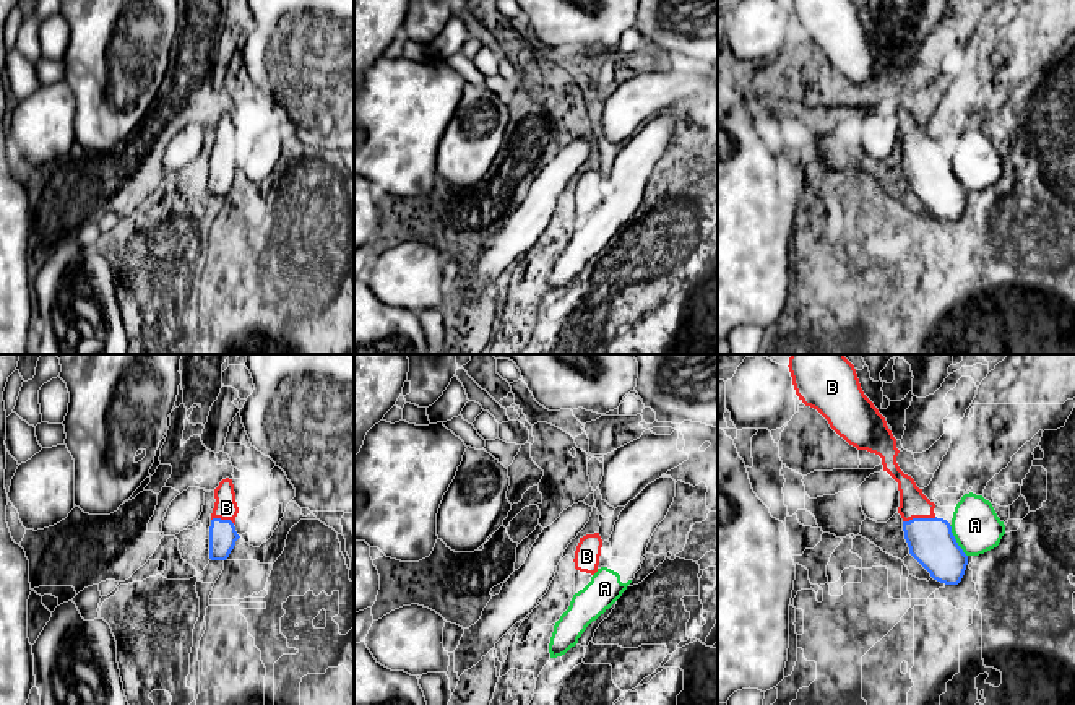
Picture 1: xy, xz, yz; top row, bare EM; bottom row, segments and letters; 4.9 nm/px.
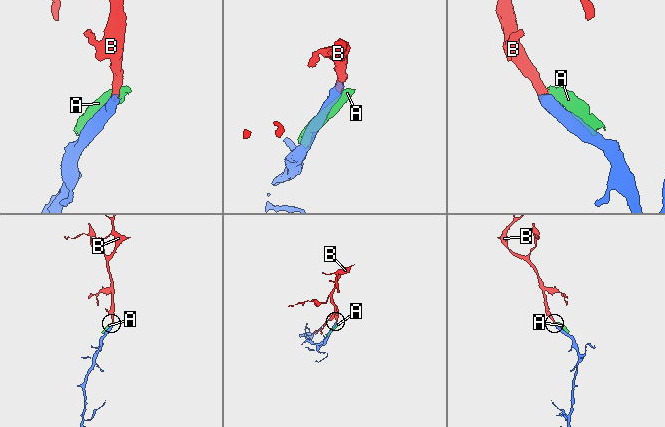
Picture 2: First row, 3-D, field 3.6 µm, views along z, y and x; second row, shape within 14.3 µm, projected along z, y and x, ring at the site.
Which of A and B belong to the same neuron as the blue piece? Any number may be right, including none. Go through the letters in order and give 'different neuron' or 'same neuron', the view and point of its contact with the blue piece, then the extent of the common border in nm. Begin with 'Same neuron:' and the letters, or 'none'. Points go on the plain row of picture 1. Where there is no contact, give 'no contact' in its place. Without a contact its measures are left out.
Same neuron: B
A: different neuron; contact yz (955, 177); length 180 nm
B: same neuron; contact yz (919, 155); length 170 nm

